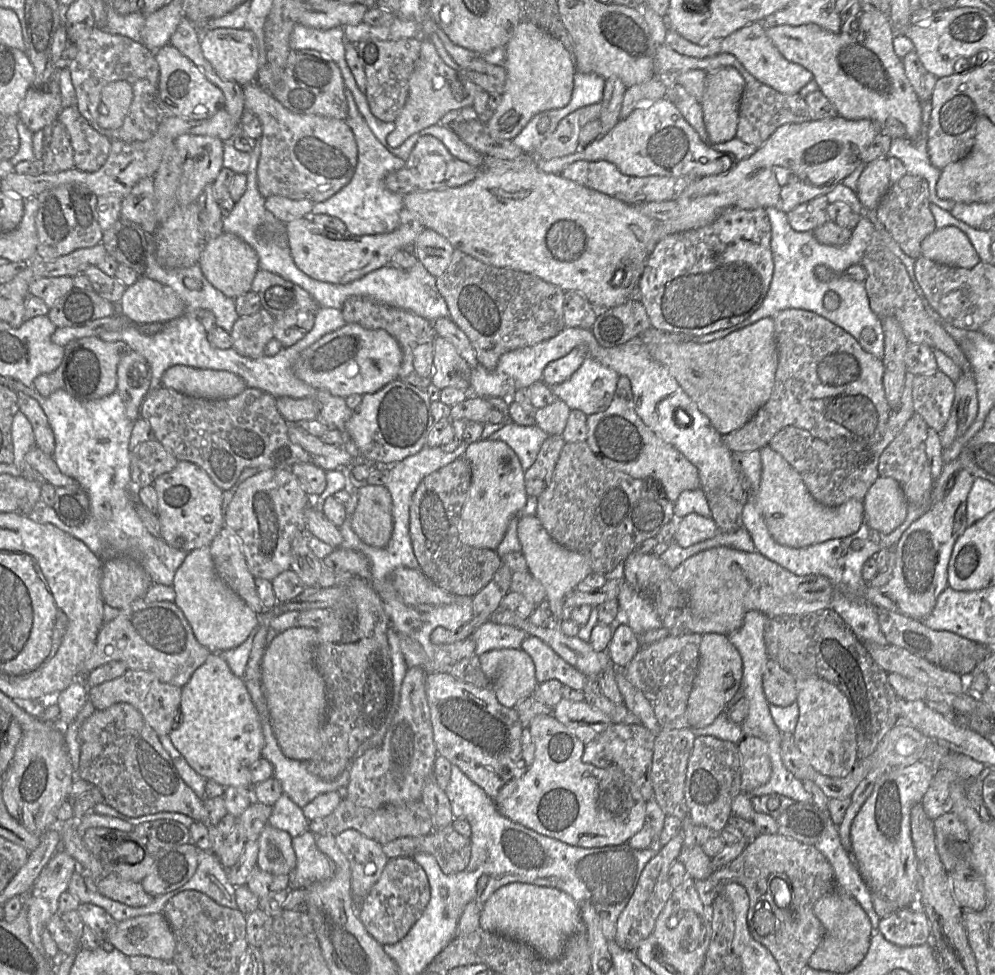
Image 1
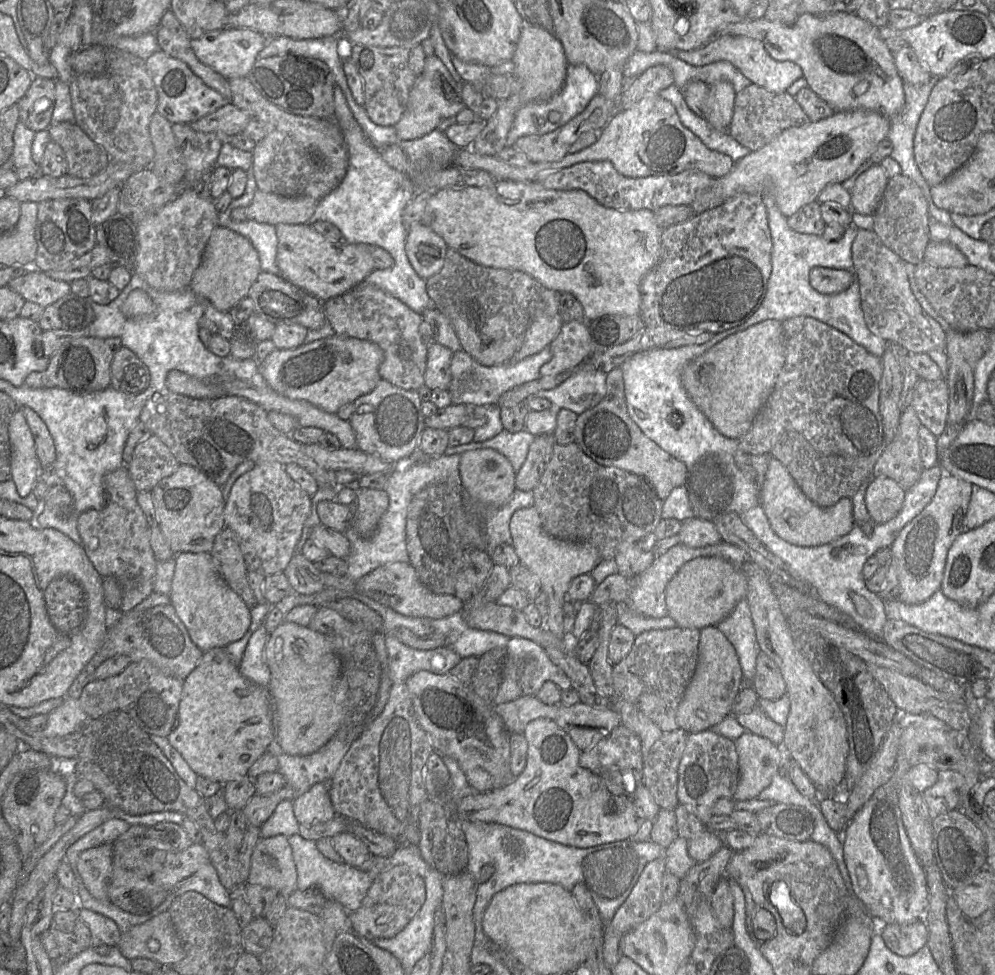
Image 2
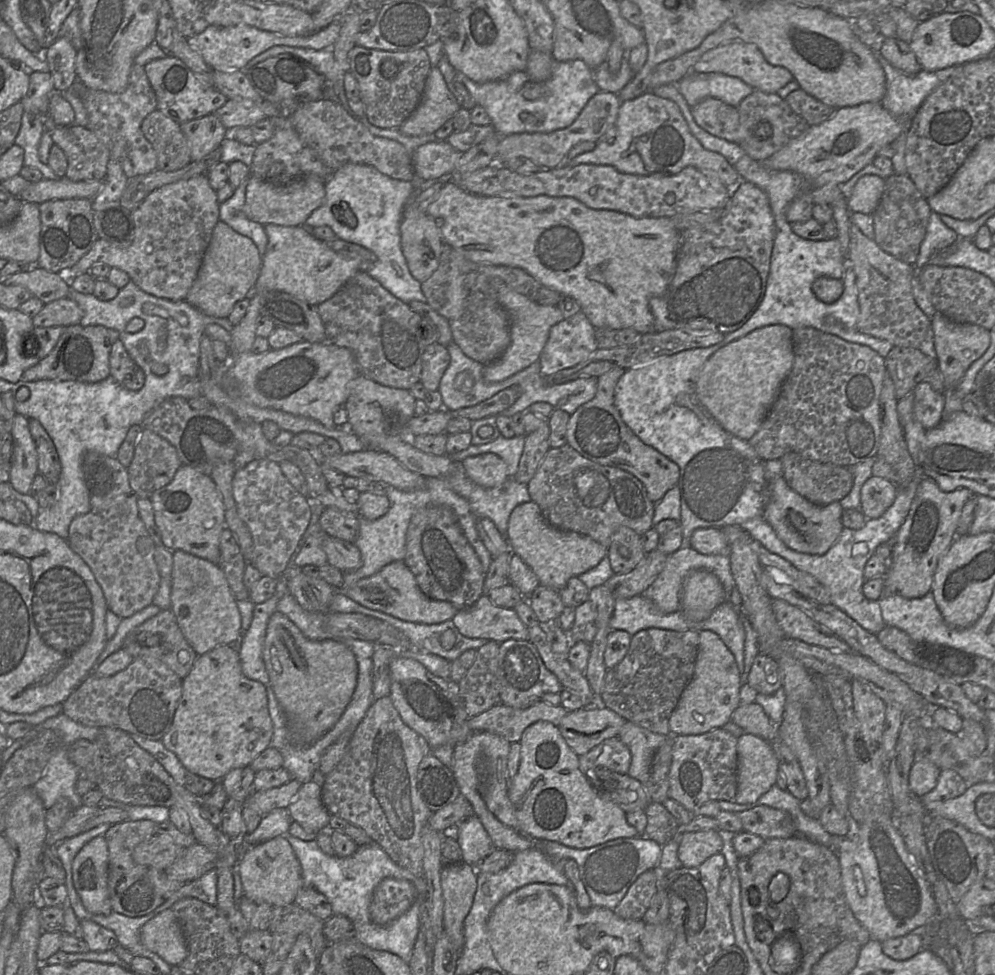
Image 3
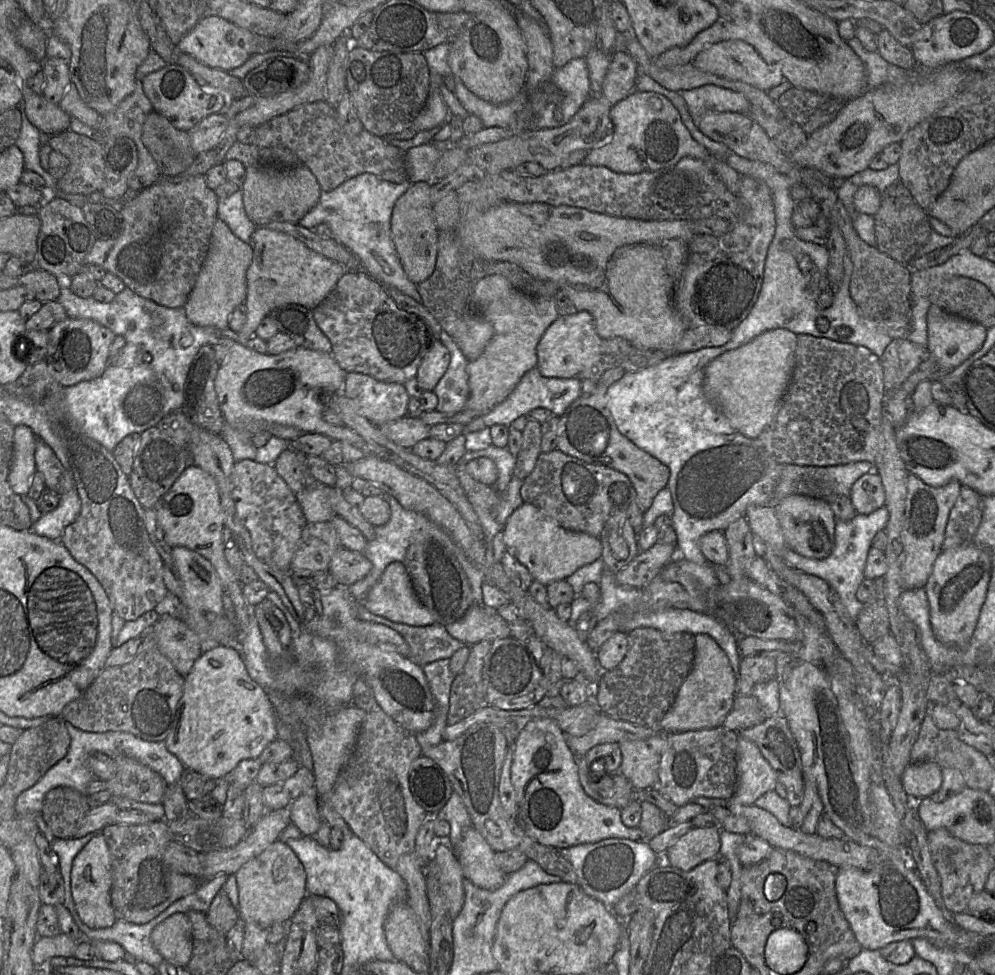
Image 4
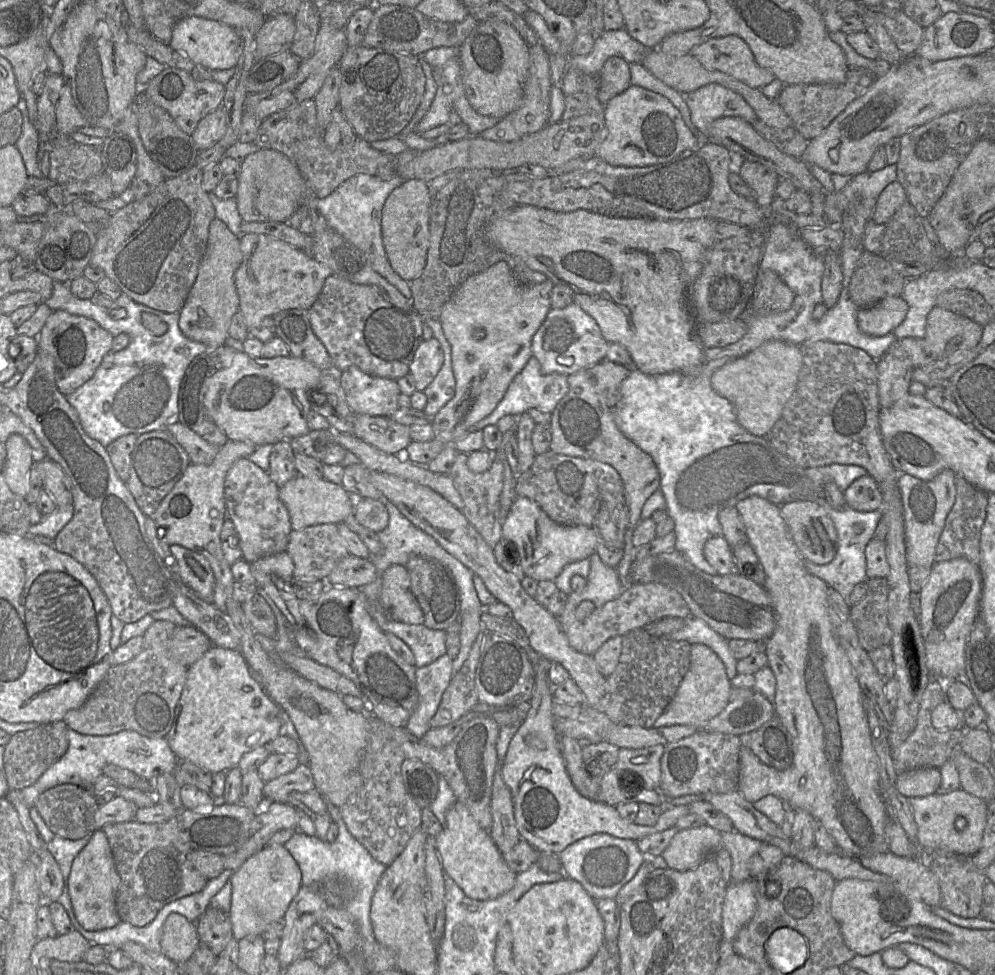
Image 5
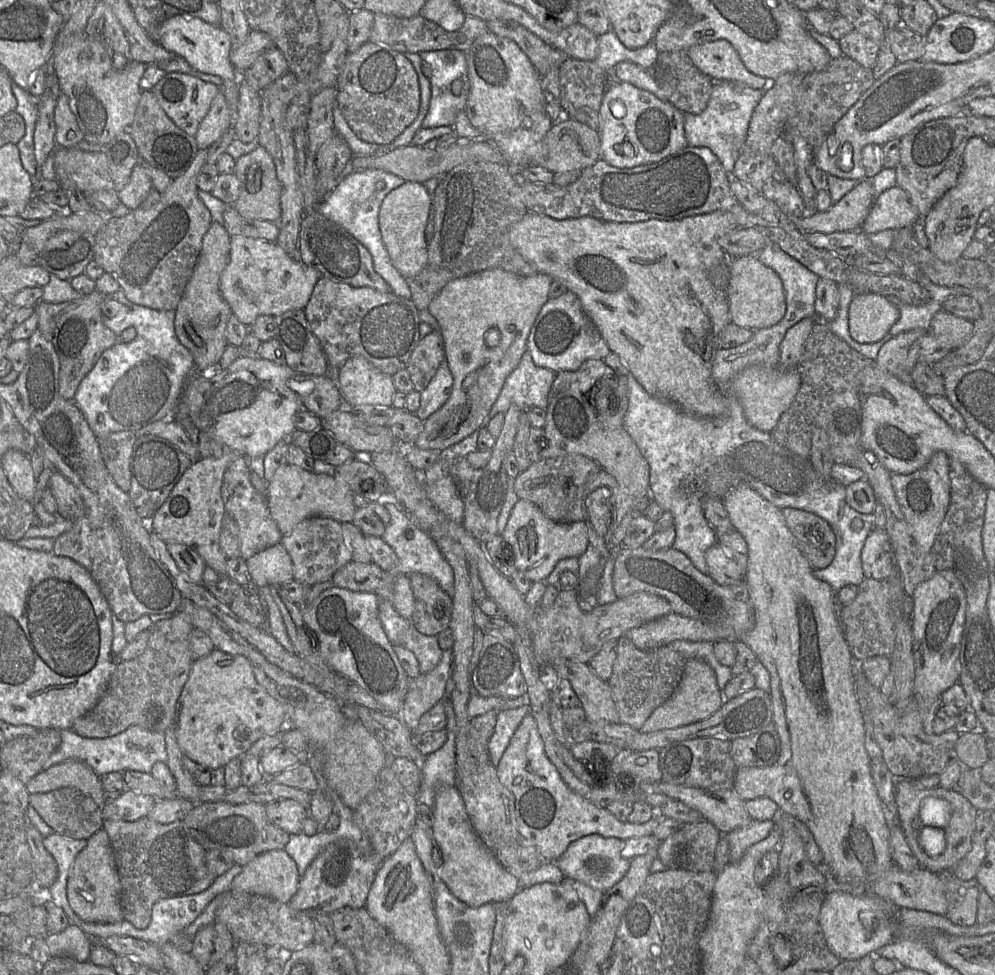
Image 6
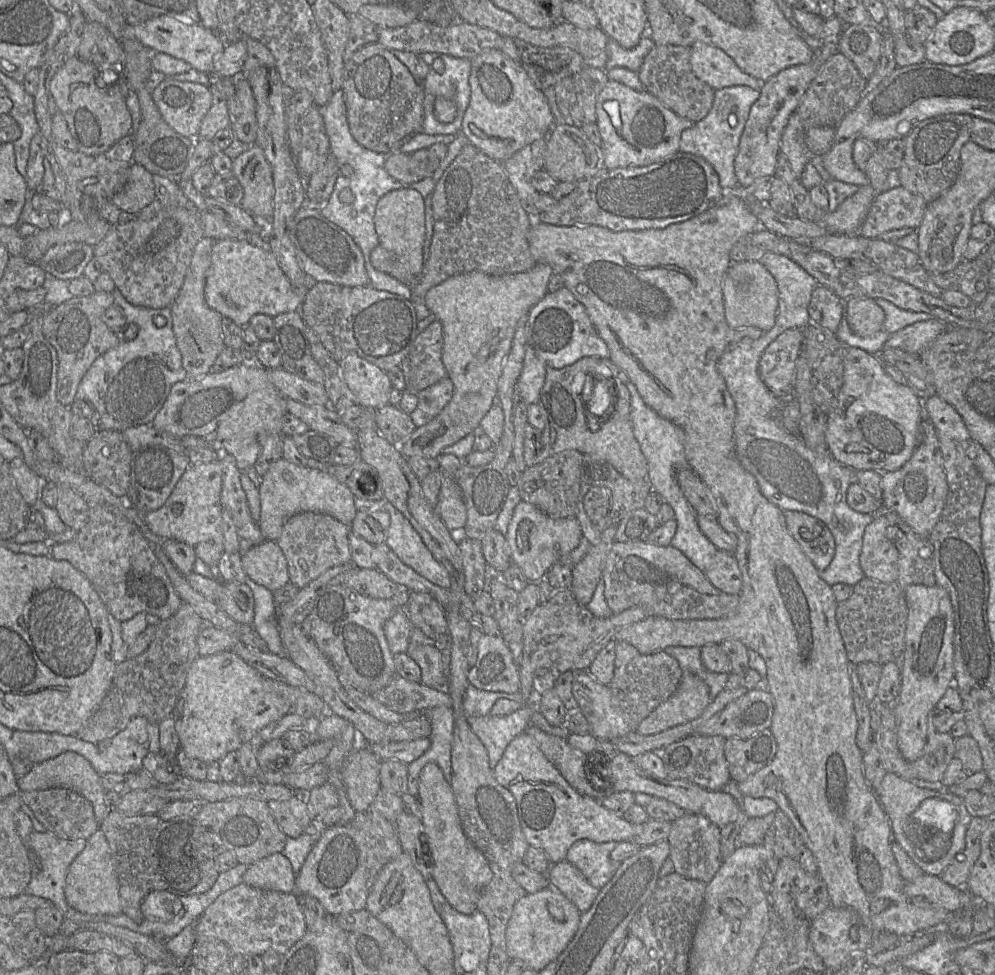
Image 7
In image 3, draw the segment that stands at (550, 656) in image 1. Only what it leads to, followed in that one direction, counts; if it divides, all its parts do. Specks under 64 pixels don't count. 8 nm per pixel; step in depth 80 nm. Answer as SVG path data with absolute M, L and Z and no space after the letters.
M508 639L499 644L499 652L493 660L493 674L499 690L499 702L514 708L527 708L542 700L547 692L561 693L564 689L558 677L544 664L536 646L529 640Z

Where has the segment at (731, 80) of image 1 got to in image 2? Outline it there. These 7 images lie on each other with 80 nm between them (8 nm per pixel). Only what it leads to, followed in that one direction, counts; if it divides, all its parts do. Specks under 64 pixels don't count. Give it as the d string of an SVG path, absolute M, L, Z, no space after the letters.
M720 81L709 86L707 100L708 124L717 131L727 131L733 118L736 92L728 81Z

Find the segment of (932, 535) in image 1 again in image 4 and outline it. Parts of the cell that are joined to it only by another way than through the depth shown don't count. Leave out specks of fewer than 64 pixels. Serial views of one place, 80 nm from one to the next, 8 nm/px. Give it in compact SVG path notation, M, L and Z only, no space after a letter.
M913 474L908 476L906 508L901 531L901 542L904 550L902 578L905 590L925 587L934 561L942 552L949 514L959 496L961 486L958 481L952 480L944 486L932 487Z

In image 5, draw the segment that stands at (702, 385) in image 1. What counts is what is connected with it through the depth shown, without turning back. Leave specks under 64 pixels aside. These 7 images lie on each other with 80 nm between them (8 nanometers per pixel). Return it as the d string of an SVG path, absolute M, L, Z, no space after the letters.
M769 341L715 371L711 376L711 386L732 404L737 421L744 429L755 436L765 437L793 395L801 367L799 346Z

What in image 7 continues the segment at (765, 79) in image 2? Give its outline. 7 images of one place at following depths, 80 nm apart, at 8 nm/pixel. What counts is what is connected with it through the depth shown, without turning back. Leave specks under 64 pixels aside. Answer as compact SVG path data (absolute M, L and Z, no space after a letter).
M694 43L690 47L693 73L714 90L745 85L760 90L762 82L743 72L735 61L719 47L708 43Z

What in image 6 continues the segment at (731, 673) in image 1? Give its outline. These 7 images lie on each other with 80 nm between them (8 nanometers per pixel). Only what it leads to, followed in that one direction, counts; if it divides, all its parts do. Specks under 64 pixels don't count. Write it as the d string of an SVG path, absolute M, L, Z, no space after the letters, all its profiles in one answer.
M700 658L688 659L680 683L670 698L658 706L640 728L643 733L673 729L707 719L725 702L713 669Z

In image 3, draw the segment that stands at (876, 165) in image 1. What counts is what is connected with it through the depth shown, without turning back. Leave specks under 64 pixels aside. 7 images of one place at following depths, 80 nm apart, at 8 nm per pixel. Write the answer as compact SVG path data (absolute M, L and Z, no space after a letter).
M873 174L861 177L847 201L850 212L859 212L866 215L873 214L884 192L885 180Z

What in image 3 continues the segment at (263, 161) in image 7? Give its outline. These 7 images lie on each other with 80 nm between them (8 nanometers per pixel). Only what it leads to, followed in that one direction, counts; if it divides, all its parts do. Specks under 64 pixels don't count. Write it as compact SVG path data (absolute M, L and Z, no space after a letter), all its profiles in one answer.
M312 174L280 185L250 175L242 211L249 220L262 225L302 226L311 213L324 203L325 181Z

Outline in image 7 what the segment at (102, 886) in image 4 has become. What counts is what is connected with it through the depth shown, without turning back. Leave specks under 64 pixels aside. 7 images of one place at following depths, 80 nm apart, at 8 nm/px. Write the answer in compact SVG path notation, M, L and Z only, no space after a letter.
M97 830L85 849L76 857L66 877L65 897L75 910L89 915L118 915L122 913L119 882L105 834Z

